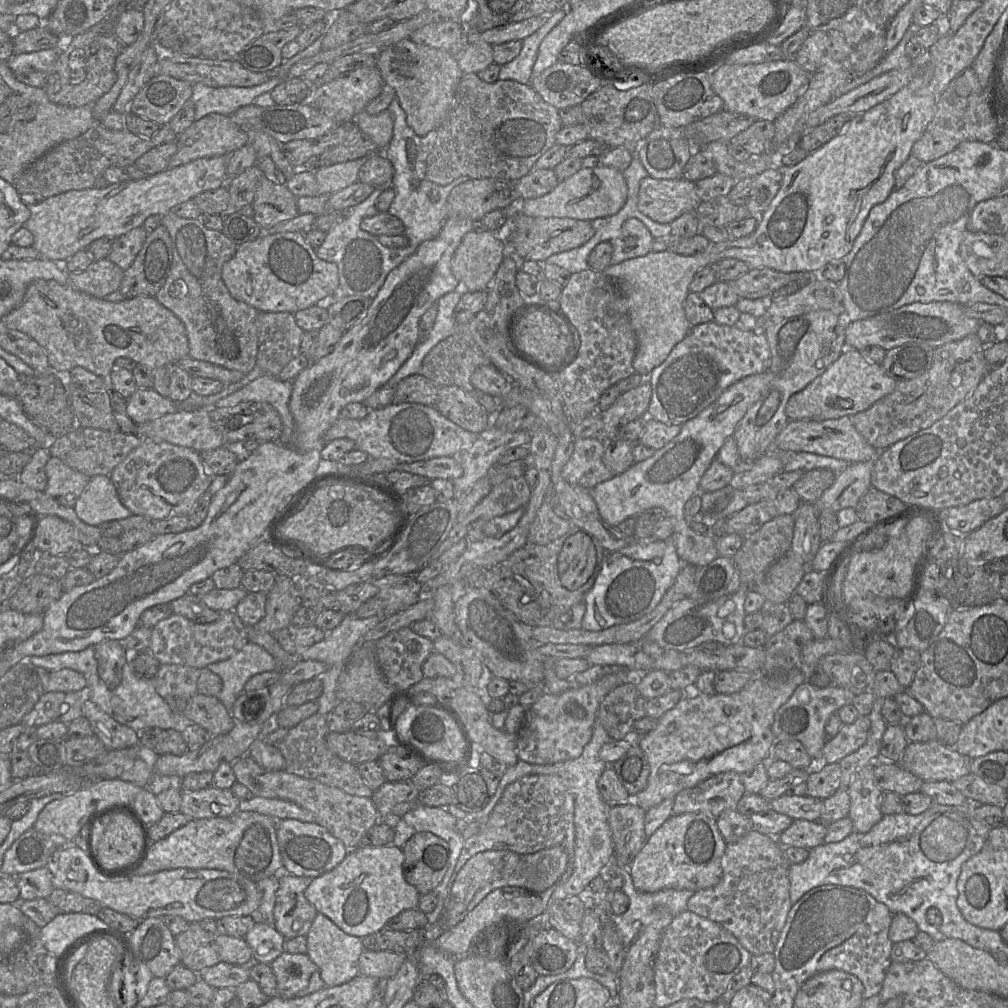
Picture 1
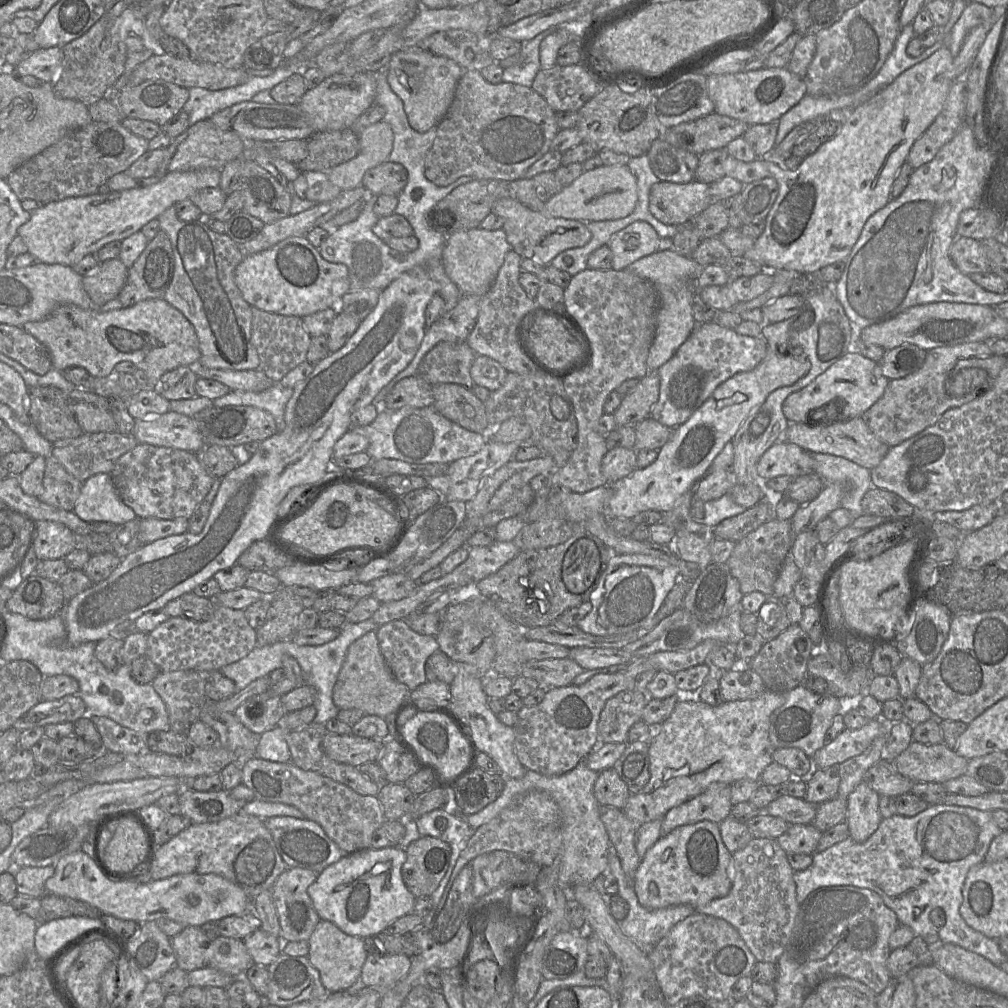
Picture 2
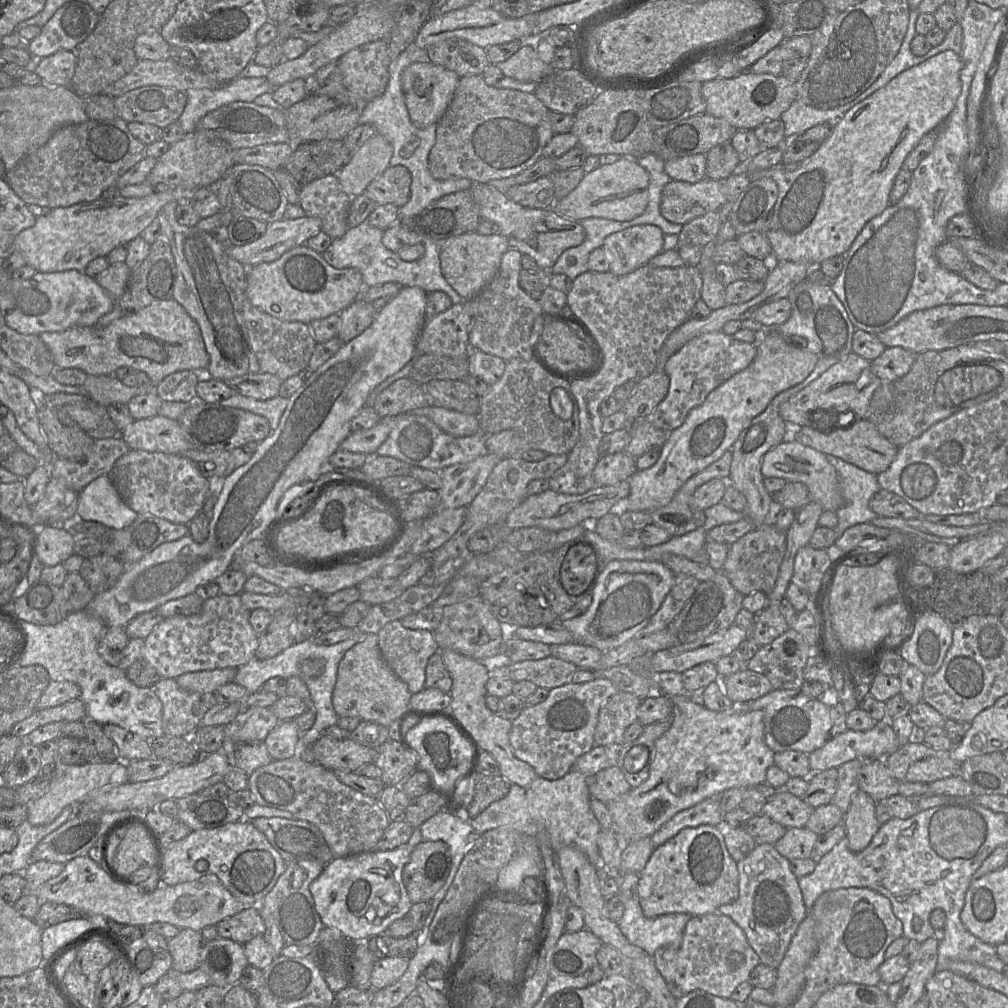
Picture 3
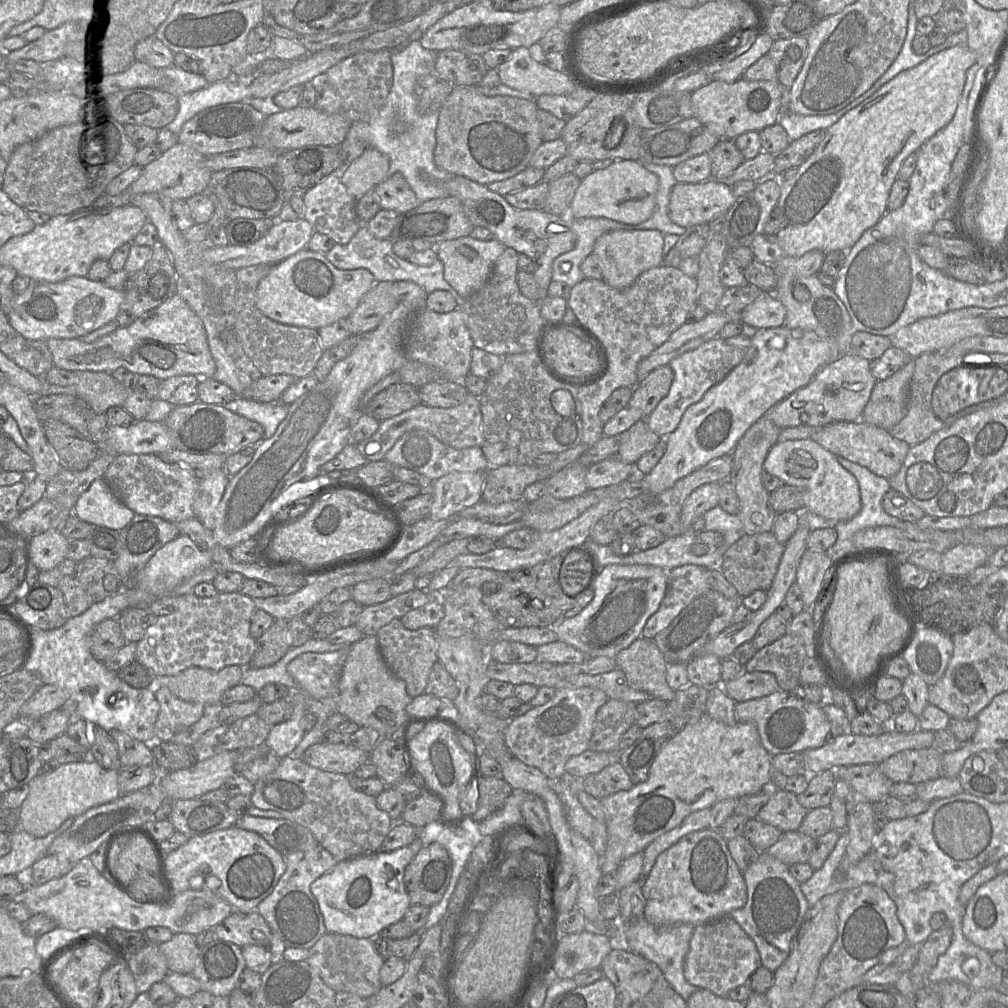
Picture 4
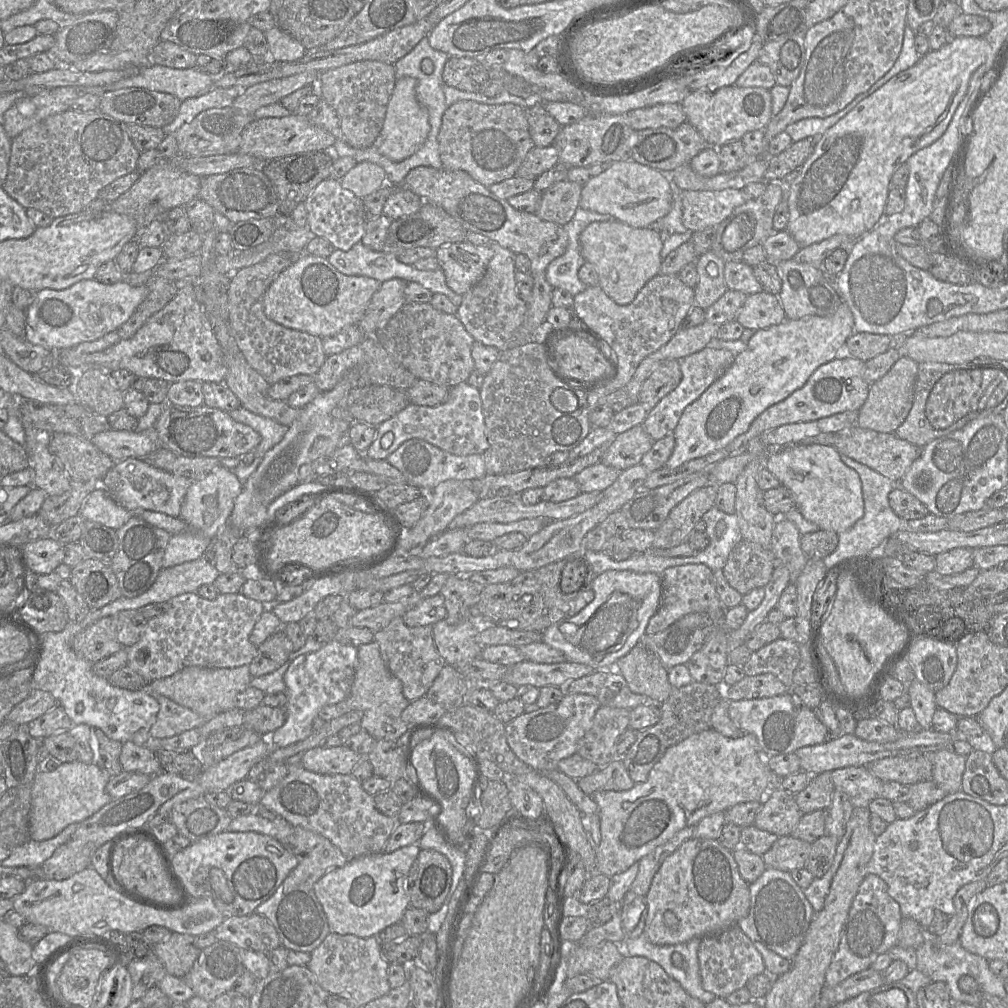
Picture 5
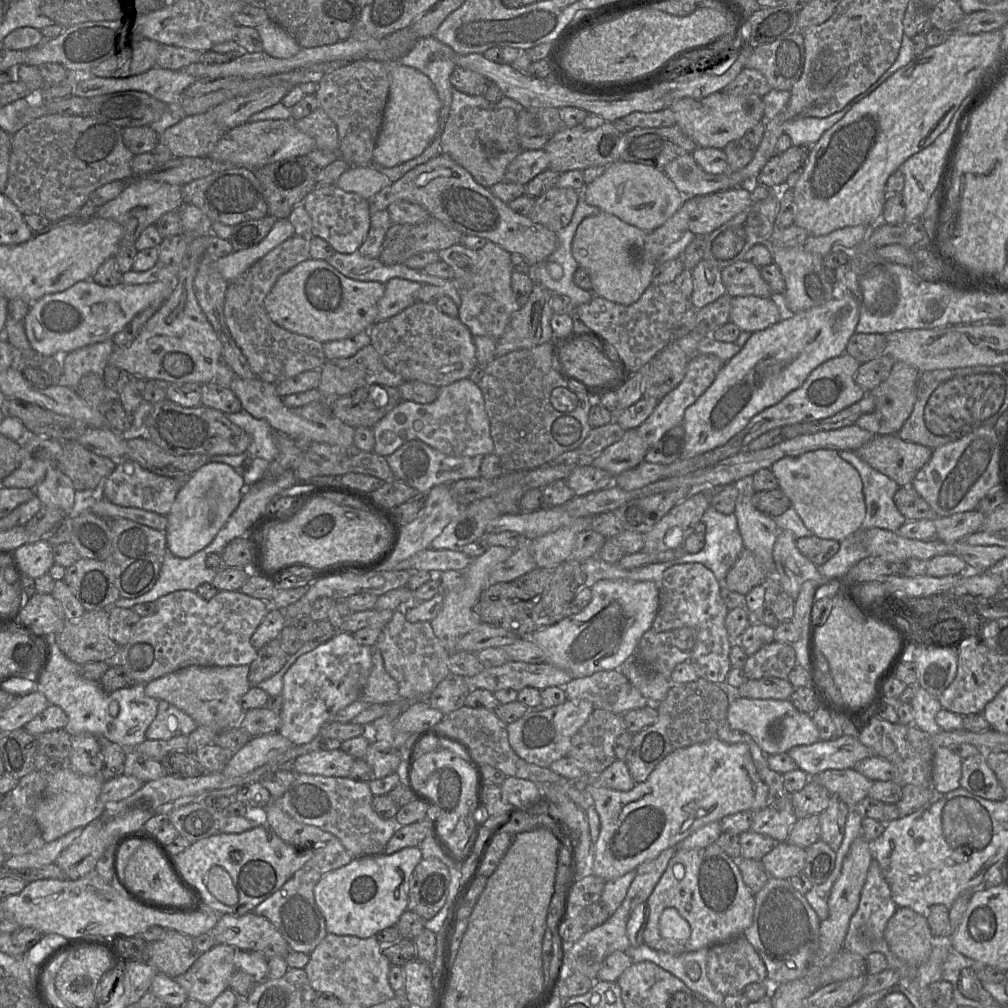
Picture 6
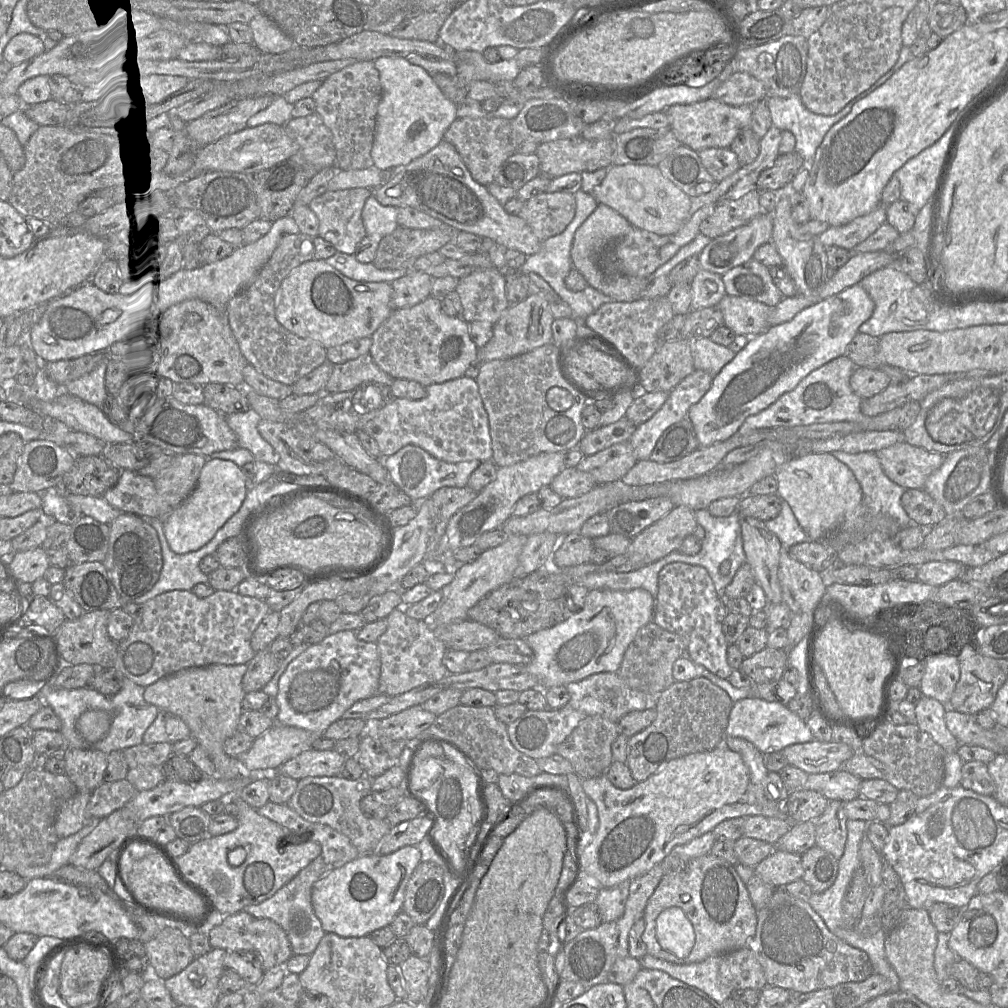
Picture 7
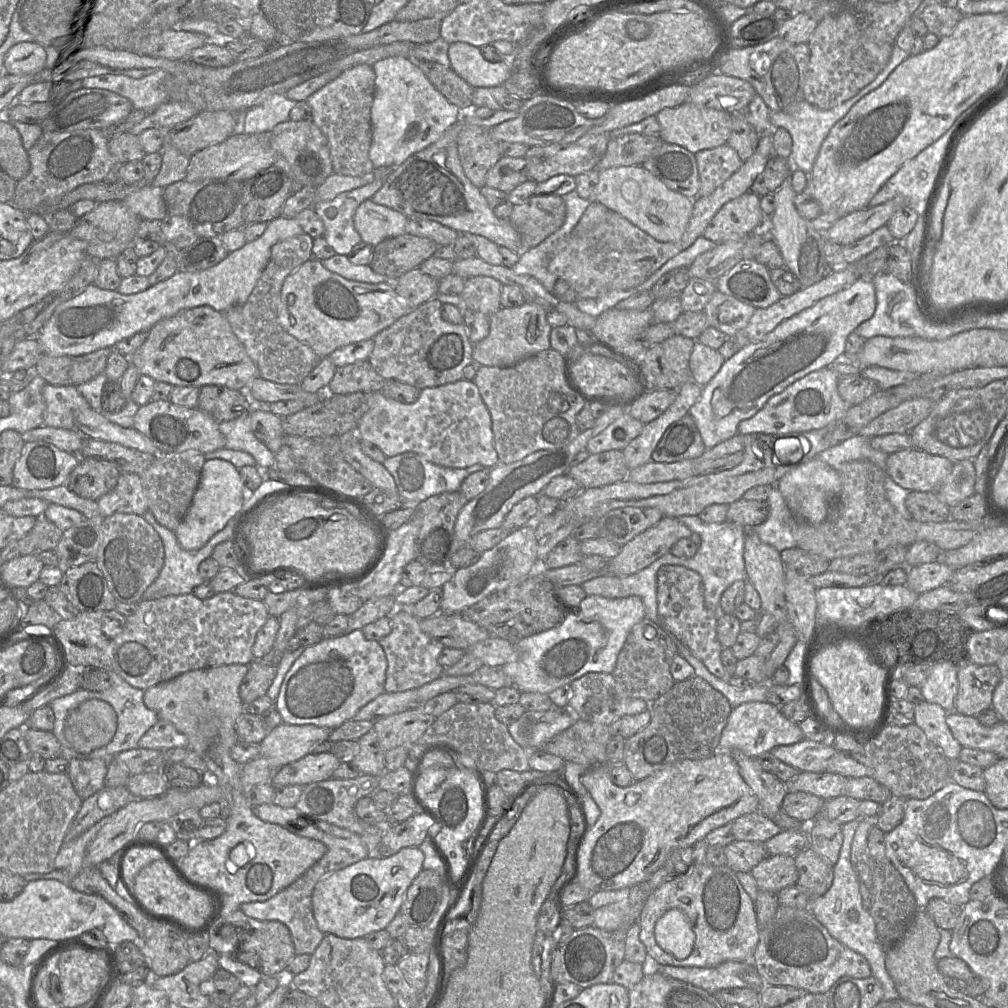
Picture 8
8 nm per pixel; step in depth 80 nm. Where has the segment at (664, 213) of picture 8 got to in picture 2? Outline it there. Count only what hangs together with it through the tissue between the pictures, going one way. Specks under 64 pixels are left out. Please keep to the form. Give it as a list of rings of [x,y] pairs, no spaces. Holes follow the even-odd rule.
[[[601,165],[593,170],[584,171],[570,185],[551,197],[540,211],[546,216],[574,219],[579,221],[617,220],[632,213],[637,203],[637,181],[628,165]]]

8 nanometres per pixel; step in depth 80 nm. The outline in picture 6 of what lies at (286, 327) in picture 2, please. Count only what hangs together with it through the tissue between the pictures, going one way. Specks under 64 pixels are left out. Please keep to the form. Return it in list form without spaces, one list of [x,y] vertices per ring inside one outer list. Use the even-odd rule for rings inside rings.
[[[294,235],[230,282],[226,292],[224,313],[232,338],[252,371],[263,381],[275,385],[302,372],[320,369],[326,361],[323,343],[280,327],[270,319],[265,309],[265,298],[278,278],[308,259],[309,237]]]

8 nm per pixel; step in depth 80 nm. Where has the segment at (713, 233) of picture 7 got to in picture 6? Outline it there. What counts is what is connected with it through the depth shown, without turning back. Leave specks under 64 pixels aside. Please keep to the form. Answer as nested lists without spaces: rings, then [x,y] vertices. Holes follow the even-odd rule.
[[[738,186],[697,197],[696,216],[688,225],[693,235],[709,235],[753,203],[750,186]]]

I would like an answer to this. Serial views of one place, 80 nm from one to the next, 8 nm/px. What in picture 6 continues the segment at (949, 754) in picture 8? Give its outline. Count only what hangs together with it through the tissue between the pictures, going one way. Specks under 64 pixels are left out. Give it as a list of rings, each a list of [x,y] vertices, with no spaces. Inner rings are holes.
[[[908,685],[914,686],[914,695],[911,705],[914,709],[914,725],[927,733],[929,736],[934,736],[942,731],[939,725],[935,721],[935,716],[942,709],[942,706],[937,697],[934,697],[928,693],[925,689],[918,685]]]

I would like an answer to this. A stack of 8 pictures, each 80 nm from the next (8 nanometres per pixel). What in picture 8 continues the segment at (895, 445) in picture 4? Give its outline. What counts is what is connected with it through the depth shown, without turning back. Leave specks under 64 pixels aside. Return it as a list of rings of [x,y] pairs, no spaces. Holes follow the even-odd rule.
[[[909,448],[888,455],[887,474],[908,491],[937,491],[953,465],[945,456]]]

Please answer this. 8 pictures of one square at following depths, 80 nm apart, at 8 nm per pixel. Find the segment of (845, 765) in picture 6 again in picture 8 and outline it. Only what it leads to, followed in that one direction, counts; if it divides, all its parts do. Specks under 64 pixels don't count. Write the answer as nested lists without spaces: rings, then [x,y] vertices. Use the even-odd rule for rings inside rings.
[[[804,739],[795,744],[776,746],[770,753],[799,771],[824,773],[827,761],[836,751],[829,742]]]

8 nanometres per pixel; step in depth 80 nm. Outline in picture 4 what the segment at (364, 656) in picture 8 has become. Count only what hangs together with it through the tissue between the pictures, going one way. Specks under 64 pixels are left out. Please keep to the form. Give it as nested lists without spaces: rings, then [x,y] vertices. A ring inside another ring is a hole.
[[[339,649],[332,652],[307,652],[293,659],[287,666],[288,673],[296,680],[298,686],[315,699],[337,696],[338,684],[342,668],[349,649]],[[295,701],[291,717],[284,722],[271,726],[265,740],[265,746],[279,759],[291,754],[302,740],[305,731],[301,728],[301,719],[306,712],[304,703]]]

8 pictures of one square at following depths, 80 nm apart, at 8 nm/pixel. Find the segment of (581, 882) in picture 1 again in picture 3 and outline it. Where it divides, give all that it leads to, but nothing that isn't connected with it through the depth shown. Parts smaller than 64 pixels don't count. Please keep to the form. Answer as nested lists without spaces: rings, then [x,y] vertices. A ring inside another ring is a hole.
[[[572,769],[564,777],[557,780],[548,780],[538,776],[528,787],[510,784],[509,791],[504,798],[493,802],[474,818],[466,818],[467,814],[461,818],[468,820],[478,834],[498,827],[513,829],[520,834],[531,835],[533,837],[535,837],[539,831],[546,831],[551,846],[557,854],[563,847],[576,847],[587,856],[590,863],[596,869],[605,868],[604,860],[598,848],[598,835],[601,831],[601,825],[590,807],[590,799],[587,776]]]

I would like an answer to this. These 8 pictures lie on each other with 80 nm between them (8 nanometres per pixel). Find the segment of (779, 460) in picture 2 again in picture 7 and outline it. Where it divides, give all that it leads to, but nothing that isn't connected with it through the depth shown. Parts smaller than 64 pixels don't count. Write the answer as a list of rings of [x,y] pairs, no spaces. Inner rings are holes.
[[[810,453],[782,464],[775,472],[777,494],[789,503],[811,540],[821,540],[836,530],[863,504],[863,492],[852,470],[831,453]]]

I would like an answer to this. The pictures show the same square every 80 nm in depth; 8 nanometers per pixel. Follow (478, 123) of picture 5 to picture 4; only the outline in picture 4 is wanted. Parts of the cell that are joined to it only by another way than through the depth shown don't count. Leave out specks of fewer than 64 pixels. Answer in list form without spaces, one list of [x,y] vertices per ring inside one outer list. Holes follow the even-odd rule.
[[[454,86],[452,93],[440,108],[440,114],[436,128],[436,146],[433,153],[434,162],[438,168],[447,171],[454,176],[463,176],[471,181],[487,186],[493,182],[502,181],[513,177],[529,167],[531,157],[533,156],[537,148],[543,143],[540,125],[537,120],[538,106],[534,98],[519,98],[512,96],[488,97],[473,89],[470,89],[470,87],[475,86]]]

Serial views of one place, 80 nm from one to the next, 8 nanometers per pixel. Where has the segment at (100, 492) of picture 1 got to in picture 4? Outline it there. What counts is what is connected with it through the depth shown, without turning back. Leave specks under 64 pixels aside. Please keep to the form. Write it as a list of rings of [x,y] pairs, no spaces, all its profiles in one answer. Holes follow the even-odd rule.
[[[104,478],[96,479],[80,495],[73,513],[85,522],[113,530],[123,529],[135,516],[117,499]]]

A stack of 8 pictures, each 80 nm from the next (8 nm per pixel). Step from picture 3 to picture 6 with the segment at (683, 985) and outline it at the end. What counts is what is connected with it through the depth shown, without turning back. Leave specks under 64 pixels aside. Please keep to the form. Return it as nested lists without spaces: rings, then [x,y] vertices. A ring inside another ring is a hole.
[[[736,937],[708,949],[707,975],[724,996],[741,994],[752,983],[767,981],[765,963],[744,937]]]

